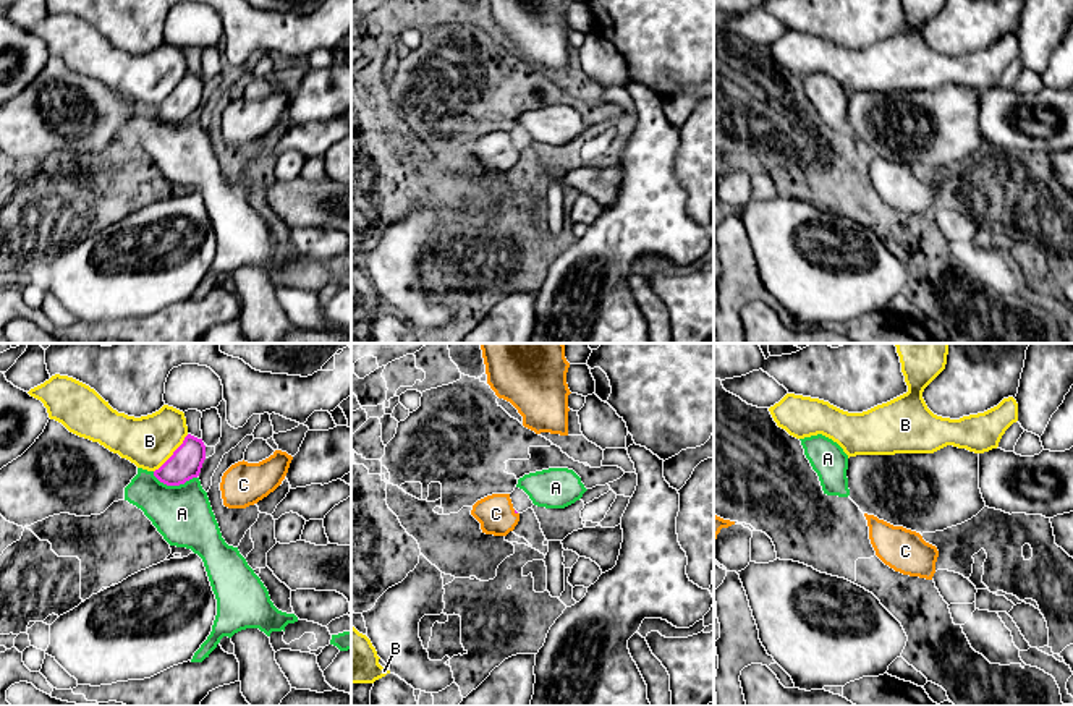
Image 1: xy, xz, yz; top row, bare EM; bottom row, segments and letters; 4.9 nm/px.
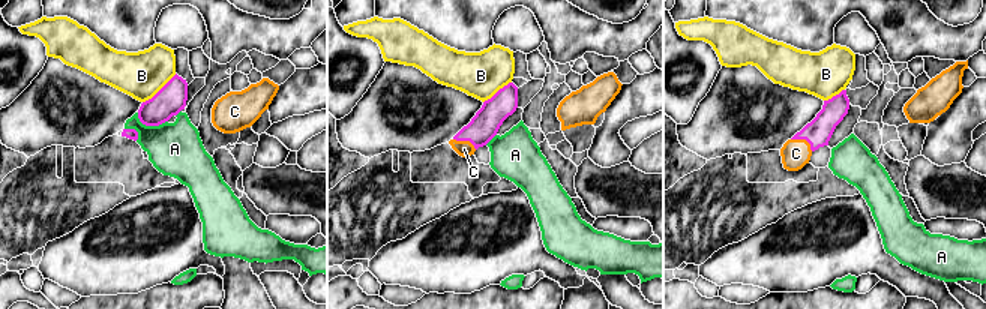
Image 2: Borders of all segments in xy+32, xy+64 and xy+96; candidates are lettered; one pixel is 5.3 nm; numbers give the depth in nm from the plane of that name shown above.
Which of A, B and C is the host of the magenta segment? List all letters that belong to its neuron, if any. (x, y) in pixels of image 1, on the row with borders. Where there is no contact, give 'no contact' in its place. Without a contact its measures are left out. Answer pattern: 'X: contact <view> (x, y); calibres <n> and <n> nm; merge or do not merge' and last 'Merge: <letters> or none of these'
A: contact xy (173, 484); calibres 160 and 280 nm; do not merge
B: contact xy (173, 454); calibres 160 and 260 nm; do not merge
C: contact xz (515, 512); calibres 20 and 190 nm; merge
Merge: C

